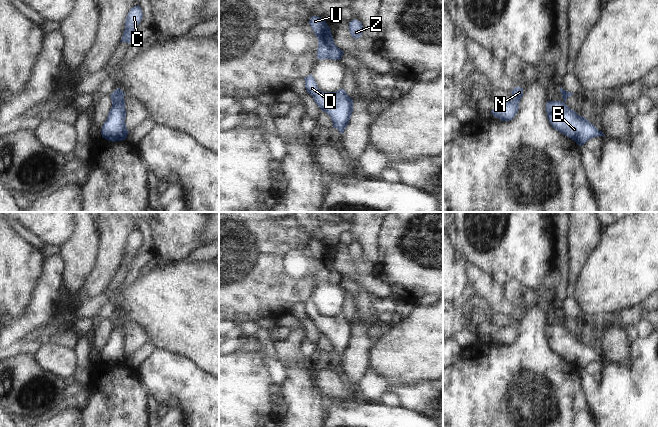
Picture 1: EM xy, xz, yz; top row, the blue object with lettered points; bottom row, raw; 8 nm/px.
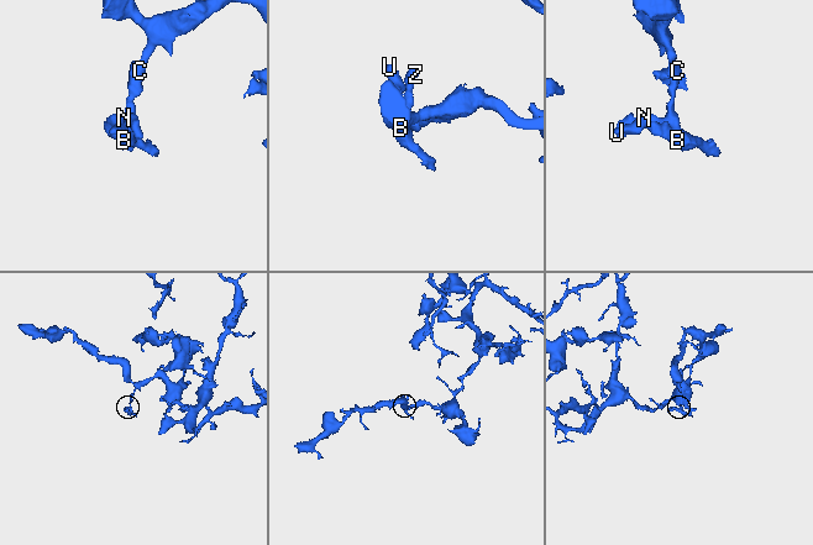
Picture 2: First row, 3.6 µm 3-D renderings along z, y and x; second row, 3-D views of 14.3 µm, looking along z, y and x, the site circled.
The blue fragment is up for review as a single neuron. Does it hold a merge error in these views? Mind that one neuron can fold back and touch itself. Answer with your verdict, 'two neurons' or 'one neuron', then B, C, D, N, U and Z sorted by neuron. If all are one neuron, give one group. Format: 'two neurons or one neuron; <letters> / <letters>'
one neuron; B C D N U Z

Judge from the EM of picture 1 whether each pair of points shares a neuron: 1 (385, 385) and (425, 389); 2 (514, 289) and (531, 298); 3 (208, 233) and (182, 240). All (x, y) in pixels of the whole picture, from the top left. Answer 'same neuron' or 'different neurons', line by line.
1: same neuron
2: same neuron
3: different neurons

